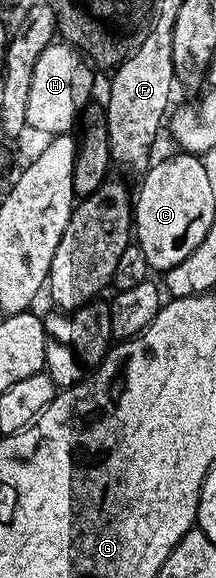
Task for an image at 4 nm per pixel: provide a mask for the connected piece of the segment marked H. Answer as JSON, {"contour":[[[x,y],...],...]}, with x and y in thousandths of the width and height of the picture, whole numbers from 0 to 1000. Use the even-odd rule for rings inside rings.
{"contour":[[[255,69],[218,83],[199,83],[199,92],[181,104],[162,104],[162,125],[144,130],[144,159],[125,171],[125,220],[139,227],[181,221],[245,234],[310,232],[343,221],[338,209],[356,204],[356,196],[412,176],[412,168],[431,163],[431,126],[435,116],[417,112],[389,93],[347,81],[324,80],[296,69]]]}

